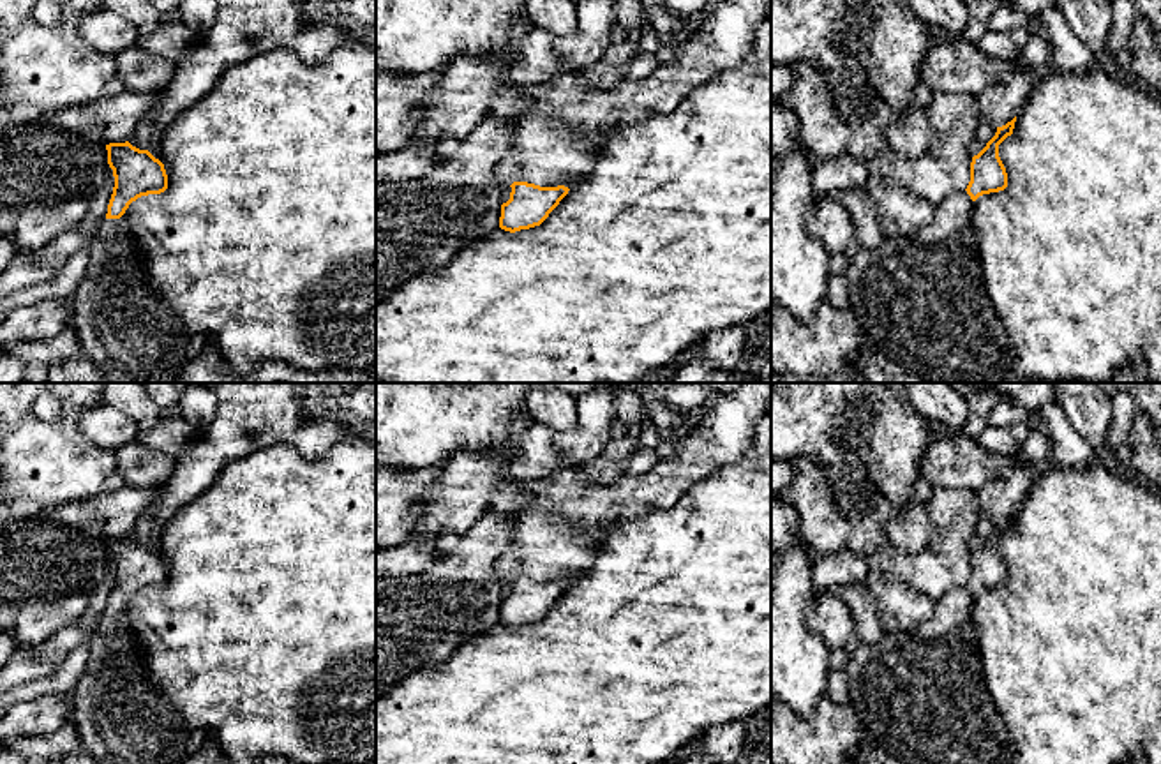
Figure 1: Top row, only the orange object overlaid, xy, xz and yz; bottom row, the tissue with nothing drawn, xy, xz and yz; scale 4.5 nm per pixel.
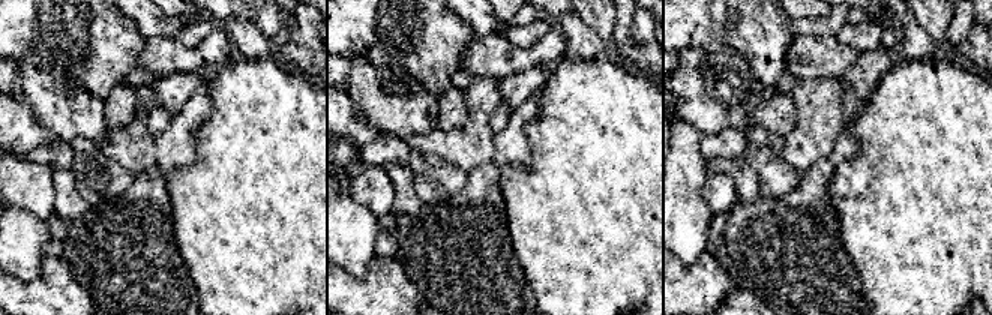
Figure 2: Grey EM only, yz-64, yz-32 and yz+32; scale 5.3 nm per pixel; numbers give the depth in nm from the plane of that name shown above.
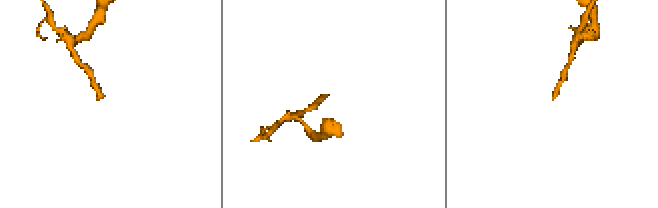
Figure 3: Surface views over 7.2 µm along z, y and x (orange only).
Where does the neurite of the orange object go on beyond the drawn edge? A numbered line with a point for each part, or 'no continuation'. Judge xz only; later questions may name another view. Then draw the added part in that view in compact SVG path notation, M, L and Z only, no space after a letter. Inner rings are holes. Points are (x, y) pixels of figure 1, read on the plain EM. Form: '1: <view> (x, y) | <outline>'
no continuation

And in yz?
1: yz (921, 696) | M967 586L953 588L935 600L935 610L918 630L882 633L873 644L854 640L843 667L849 678L850 704L865 730L903 764L1016 764L1007 729L986 692L981 649L970 609L974 596Z

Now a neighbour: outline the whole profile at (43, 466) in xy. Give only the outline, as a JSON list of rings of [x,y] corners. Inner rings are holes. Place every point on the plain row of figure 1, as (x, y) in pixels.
[[[0,383],[0,529],[5,522],[56,508],[64,503],[88,499],[104,491],[116,469],[116,452],[88,441],[79,431],[81,415],[104,402],[104,383]],[[41,392],[51,392],[62,404],[58,423],[41,422],[34,404]]]

